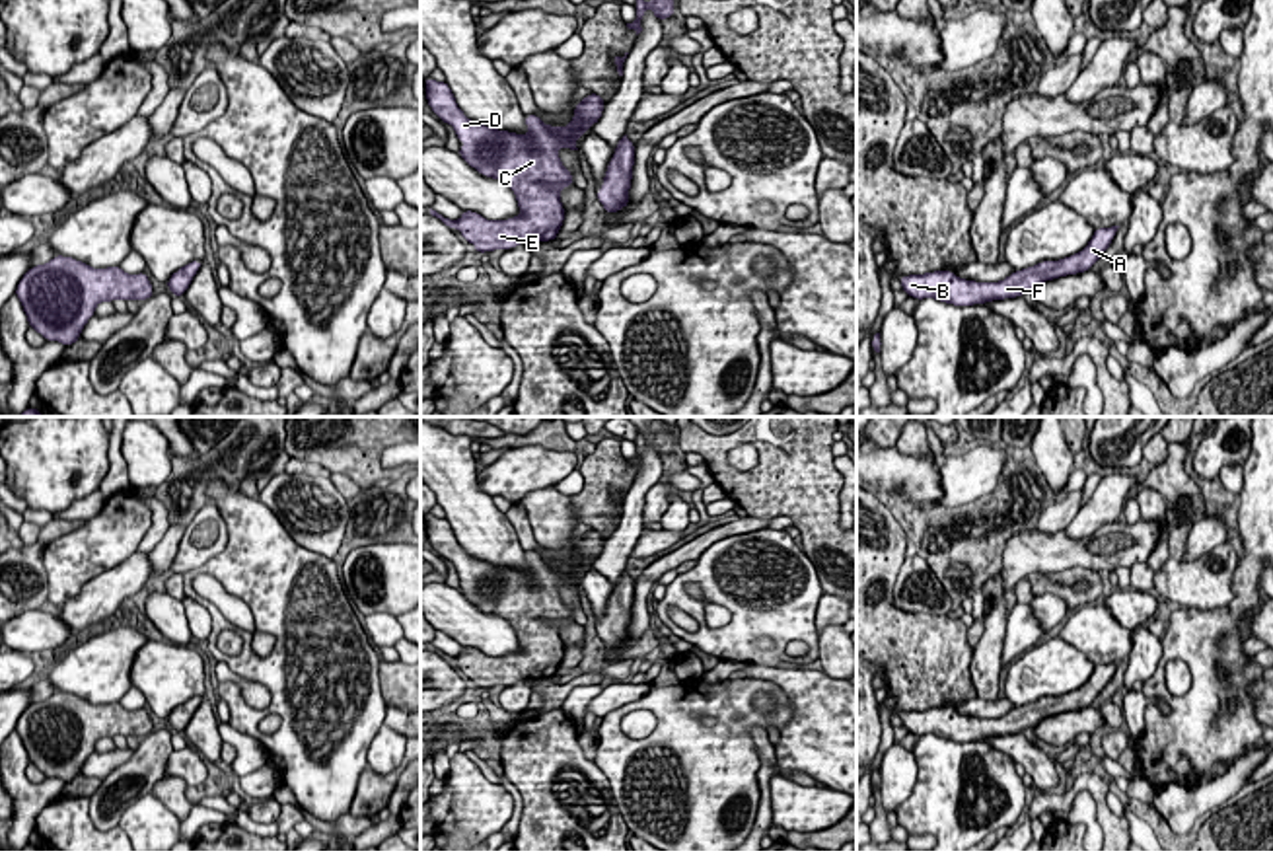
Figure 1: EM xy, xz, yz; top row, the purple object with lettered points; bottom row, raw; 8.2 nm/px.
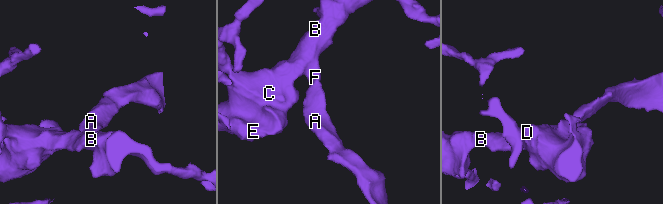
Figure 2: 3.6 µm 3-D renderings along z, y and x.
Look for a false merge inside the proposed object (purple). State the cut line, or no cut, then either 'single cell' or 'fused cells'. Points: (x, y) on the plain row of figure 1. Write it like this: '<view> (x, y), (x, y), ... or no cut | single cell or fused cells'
no cut | single cell

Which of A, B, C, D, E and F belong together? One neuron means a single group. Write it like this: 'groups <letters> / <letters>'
groups A B C D E F

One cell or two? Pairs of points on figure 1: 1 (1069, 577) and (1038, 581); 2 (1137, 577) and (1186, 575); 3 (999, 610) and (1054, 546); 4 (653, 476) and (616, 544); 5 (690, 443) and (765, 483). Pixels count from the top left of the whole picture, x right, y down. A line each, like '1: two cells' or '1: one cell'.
1: one cell
2: two cells
3: two cells
4: one cell
5: one cell

